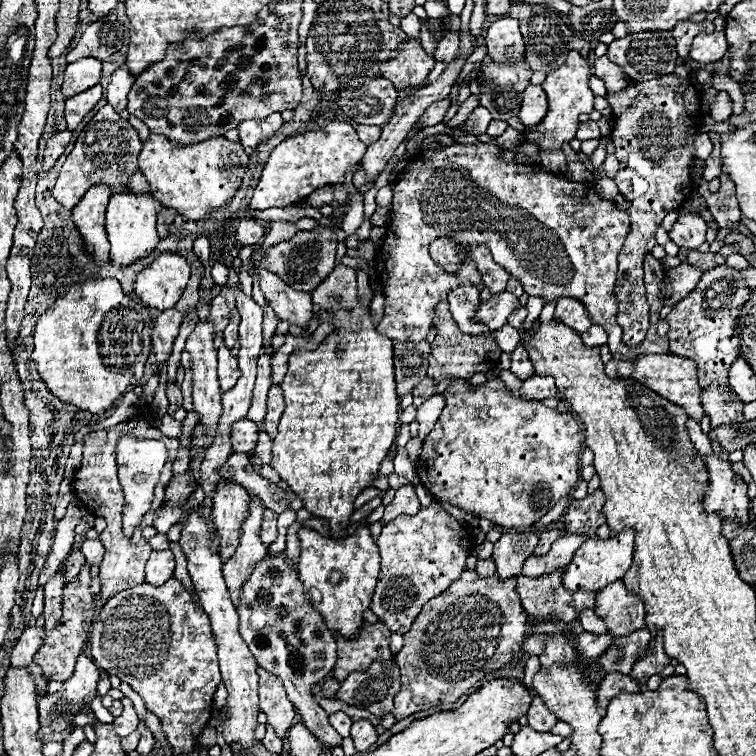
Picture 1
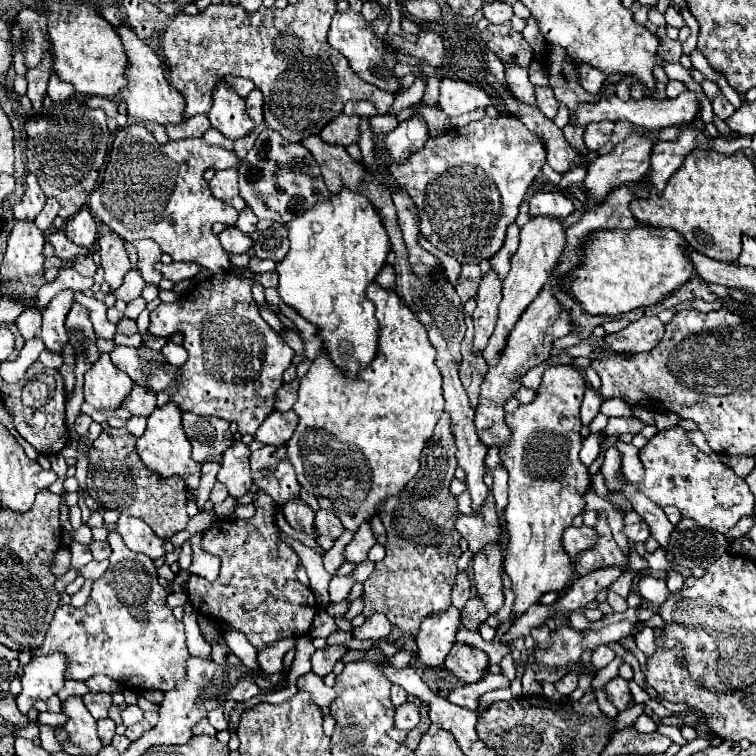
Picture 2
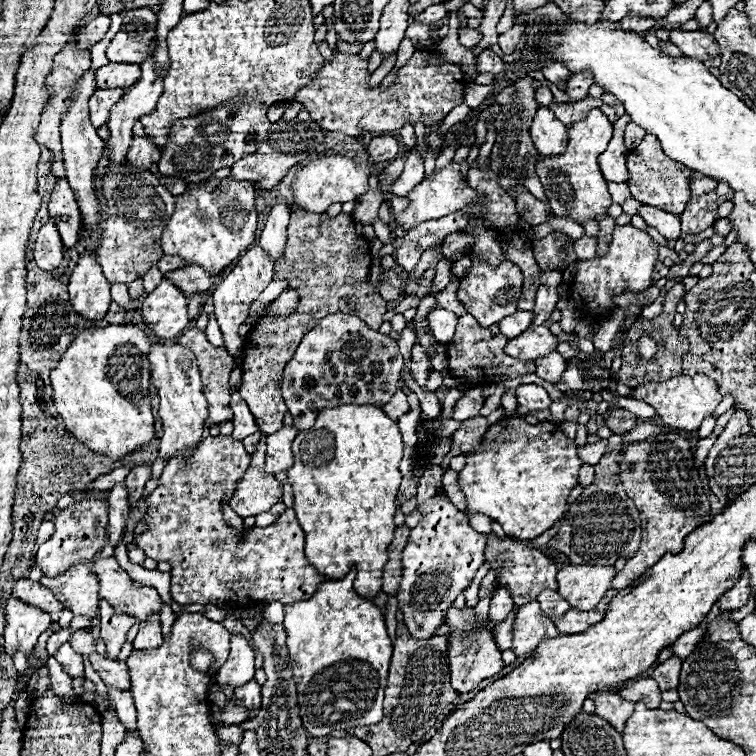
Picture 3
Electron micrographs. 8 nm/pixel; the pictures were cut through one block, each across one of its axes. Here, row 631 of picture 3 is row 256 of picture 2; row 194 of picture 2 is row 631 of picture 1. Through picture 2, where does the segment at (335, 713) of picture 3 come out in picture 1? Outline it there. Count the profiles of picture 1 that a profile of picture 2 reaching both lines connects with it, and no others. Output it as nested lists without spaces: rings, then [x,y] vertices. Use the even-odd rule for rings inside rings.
[[[368,524],[360,526],[352,536],[342,538],[340,542],[334,542],[332,538],[324,538],[310,528],[300,528],[298,538],[302,546],[298,576],[306,598],[310,600],[314,610],[322,616],[328,630],[344,636],[346,640],[354,640],[360,634],[364,612],[370,610],[374,586],[378,582],[378,572],[380,572],[380,554],[378,554],[378,546],[370,536]],[[334,570],[342,572],[342,580],[338,584],[328,582],[328,576]]]

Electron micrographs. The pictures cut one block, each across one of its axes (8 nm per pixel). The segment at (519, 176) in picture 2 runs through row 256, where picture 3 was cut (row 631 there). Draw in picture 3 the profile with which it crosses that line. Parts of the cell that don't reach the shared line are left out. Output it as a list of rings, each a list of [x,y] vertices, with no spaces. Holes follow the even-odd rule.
[[[468,606],[464,610],[450,608],[446,616],[446,624],[452,628],[452,632],[448,634],[448,642],[450,642],[448,660],[450,660],[450,674],[452,674],[452,688],[458,690],[460,694],[466,694],[466,692],[472,692],[482,680],[498,674],[504,668],[502,656],[500,656],[500,650],[496,648],[490,626],[482,630],[474,620],[472,608]]]

